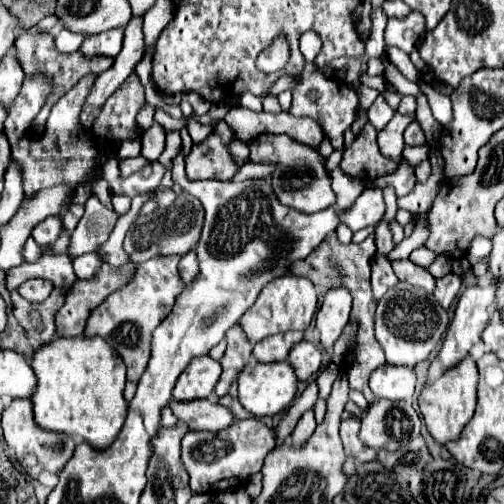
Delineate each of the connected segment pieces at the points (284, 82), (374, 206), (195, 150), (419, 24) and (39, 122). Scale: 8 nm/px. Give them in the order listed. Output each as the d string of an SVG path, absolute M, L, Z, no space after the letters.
M283 74L277 82L275 82L275 86L273 86L273 90L271 90L271 94L279 94L279 92L283 92L283 90L293 90L293 86L295 86L295 82L299 80L299 74L297 76L287 76L287 74Z
M367 188L361 192L355 206L351 206L351 210L347 212L337 210L337 212L341 222L345 222L353 232L365 226L377 226L385 216L383 192L379 188Z
M221 120L219 126L199 144L193 142L187 154L187 178L189 180L229 180L239 170L237 162L231 158L227 144L233 138L229 126Z
M409 12L405 18L389 18L385 28L385 42L411 54L425 36L425 18L419 12Z
M23 32L17 40L15 40L15 50L17 50L17 58L21 62L21 68L25 74L65 74L65 88L53 88L53 94L49 96L47 104L43 106L43 110L39 112L36 118L33 120L32 132L34 134L40 134L44 129L44 124L47 120L47 110L49 106L53 106L57 102L59 96L63 96L67 90L73 88L73 84L77 84L81 80L83 74L101 74L105 72L107 68L113 66L113 58L107 58L107 56L95 56L95 58L85 58L83 54L75 52L75 54L61 54L55 44L53 44L53 36L47 34L47 32L37 32L37 34L29 34L29 32Z

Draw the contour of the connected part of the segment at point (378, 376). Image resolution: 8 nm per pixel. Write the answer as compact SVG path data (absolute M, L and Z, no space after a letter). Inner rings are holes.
M383 364L371 374L369 386L377 398L409 400L415 392L415 372L407 366Z

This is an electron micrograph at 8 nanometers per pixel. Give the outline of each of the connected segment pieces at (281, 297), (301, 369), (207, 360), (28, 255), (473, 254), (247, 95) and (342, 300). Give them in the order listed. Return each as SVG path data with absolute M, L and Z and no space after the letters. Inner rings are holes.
M287 274L283 278L275 278L275 282L269 282L263 288L263 294L259 294L259 298L253 302L251 310L247 310L247 314L243 314L243 318L239 320L239 326L245 332L247 342L257 344L263 338L279 334L279 332L305 330L311 324L315 310L317 310L317 290L315 290L313 282L307 278L301 278L301 276Z
M303 340L303 342L299 342L299 346L295 346L295 350L291 350L289 362L295 368L297 378L303 382L309 382L321 370L323 354L321 354L321 348Z
M211 356L193 358L179 376L173 388L173 398L177 402L209 398L219 376L221 376L221 364L217 360L213 360Z
M29 236L27 242L23 244L23 260L25 262L35 262L39 256L41 256L41 246Z
M479 236L479 238L475 238L475 240L473 240L471 250L467 252L467 260L469 260L469 264L473 266L473 264L475 264L475 262L479 262L481 258L485 258L489 252L491 252L491 240L489 240L489 238Z
M249 91L239 95L237 102L239 105L247 107L256 112L261 112L263 110L262 99L254 96Z
M331 288L325 294L325 300L315 316L317 330L321 334L321 344L331 348L339 338L343 326L349 322L351 312L351 294L347 288Z

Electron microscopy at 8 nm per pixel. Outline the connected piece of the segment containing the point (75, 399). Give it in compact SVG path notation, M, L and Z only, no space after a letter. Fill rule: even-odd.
M57 336L33 354L31 366L39 382L31 398L37 426L83 438L95 450L109 448L127 416L127 402L123 398L125 366L115 348L107 346L103 338Z

